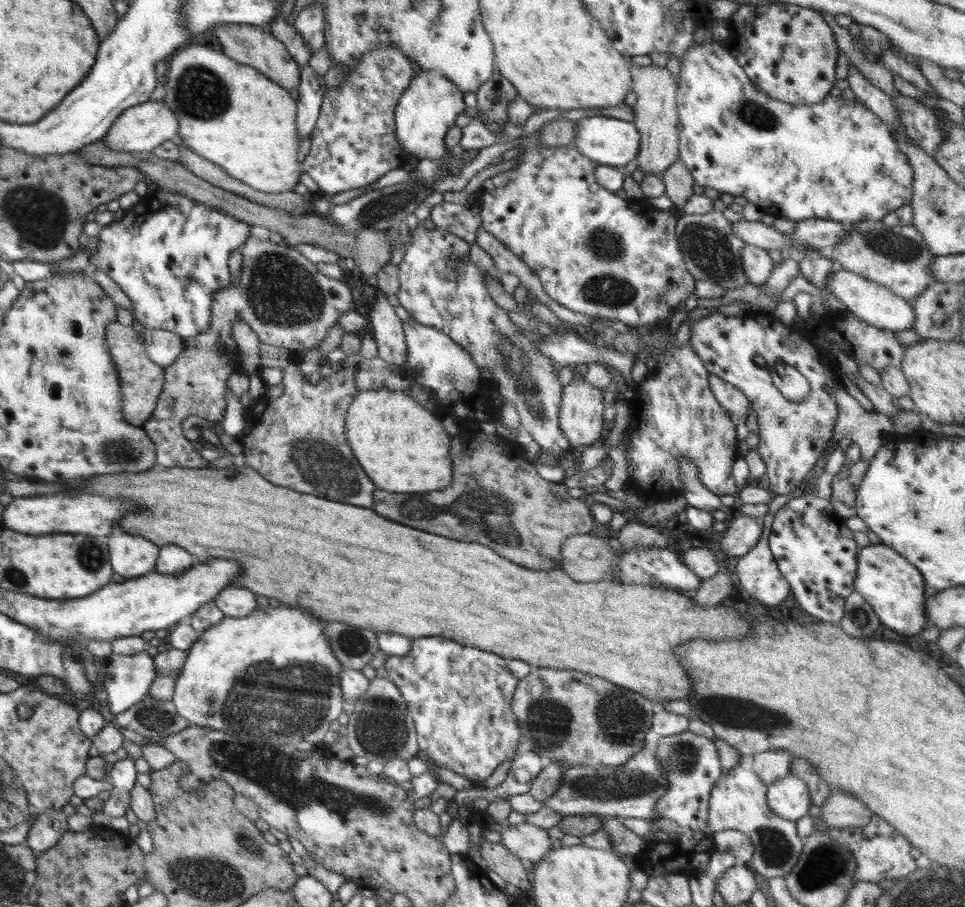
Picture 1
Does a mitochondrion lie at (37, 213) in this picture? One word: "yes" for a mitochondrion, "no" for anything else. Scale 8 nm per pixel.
yes

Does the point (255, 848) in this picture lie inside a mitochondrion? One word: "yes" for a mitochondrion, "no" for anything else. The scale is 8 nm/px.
yes

